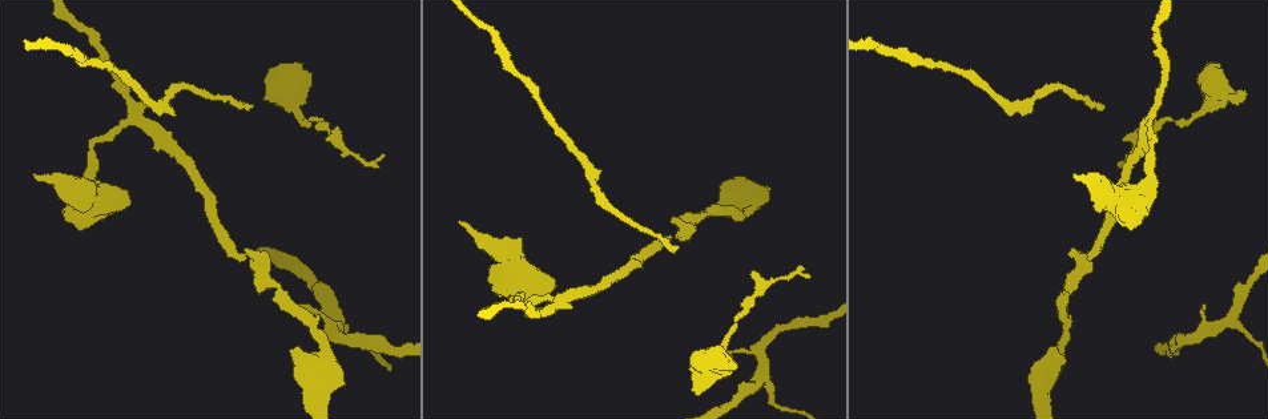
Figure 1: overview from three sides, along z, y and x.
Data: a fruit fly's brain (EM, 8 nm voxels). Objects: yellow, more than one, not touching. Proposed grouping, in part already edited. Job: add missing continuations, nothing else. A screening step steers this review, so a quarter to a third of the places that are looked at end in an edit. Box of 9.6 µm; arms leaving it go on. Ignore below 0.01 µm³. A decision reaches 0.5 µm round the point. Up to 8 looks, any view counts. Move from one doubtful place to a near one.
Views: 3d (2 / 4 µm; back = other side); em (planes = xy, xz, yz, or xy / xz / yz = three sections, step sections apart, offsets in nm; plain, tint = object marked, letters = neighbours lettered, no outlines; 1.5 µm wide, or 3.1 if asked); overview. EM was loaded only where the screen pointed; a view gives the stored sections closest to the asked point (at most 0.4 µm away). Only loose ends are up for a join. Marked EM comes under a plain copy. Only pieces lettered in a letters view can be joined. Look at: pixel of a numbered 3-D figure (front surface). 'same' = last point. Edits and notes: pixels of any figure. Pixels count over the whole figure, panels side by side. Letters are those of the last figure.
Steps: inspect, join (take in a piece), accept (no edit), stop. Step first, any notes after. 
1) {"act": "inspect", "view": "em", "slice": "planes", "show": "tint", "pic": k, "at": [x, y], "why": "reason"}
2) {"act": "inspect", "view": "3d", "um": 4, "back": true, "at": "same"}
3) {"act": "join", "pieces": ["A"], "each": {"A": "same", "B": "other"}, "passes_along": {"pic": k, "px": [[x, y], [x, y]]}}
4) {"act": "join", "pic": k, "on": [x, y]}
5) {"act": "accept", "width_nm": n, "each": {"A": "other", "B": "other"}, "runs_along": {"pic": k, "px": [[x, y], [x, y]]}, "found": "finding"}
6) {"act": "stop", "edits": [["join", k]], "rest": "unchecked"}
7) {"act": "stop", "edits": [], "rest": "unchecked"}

{"act": "inspect", "view": "em", "slice": "yz", "step": 4, "show": "letters", "pic": 1, "at": [1100, 105], "why": "end of a long branch"}

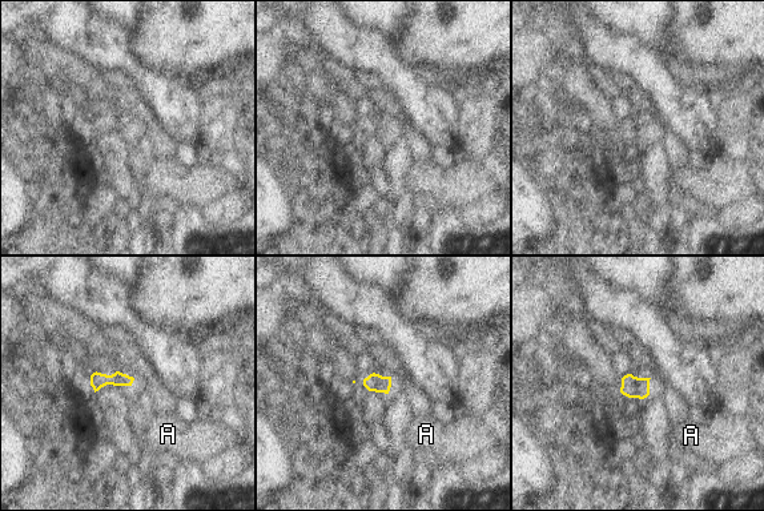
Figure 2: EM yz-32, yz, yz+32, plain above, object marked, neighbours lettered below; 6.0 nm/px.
{"act": "inspect", "view": "em", "slice": "planes", "show": "letters", "at": "same", "why": "another direction"}

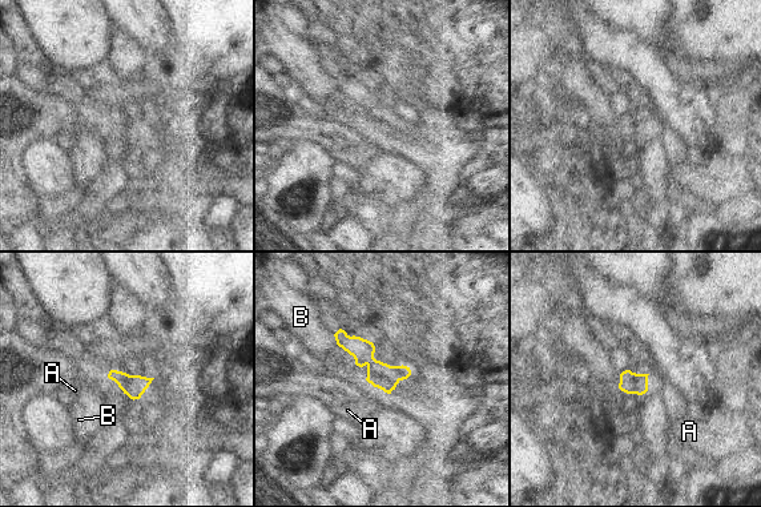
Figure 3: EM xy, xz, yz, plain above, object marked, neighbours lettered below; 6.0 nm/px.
{"act": "accept", "width_nm": 130, "each": {"A": "other", "B": "other"}, "border": {"pic": 3, "px": [[648, 374], [647, 390]]}, "found": "no lettered piece goes on from it"}

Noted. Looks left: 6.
{"act": "inspect", "view": "3d", "um": 4, "pic": 1, "at": [1243, 90]}

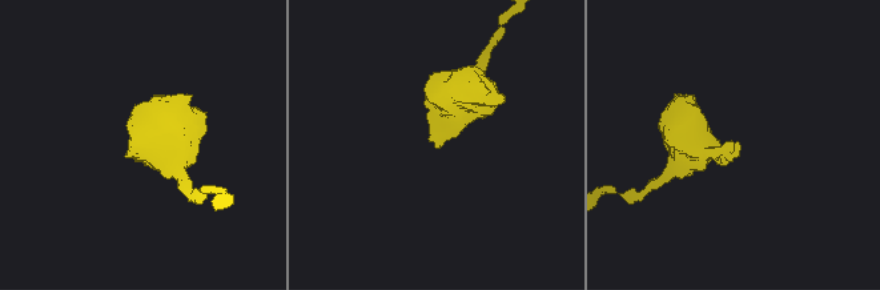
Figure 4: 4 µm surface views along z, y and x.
{"act": "inspect", "view": "em", "slice": "planes", "show": "letters", "pic": 4, "at": [436, 147]}

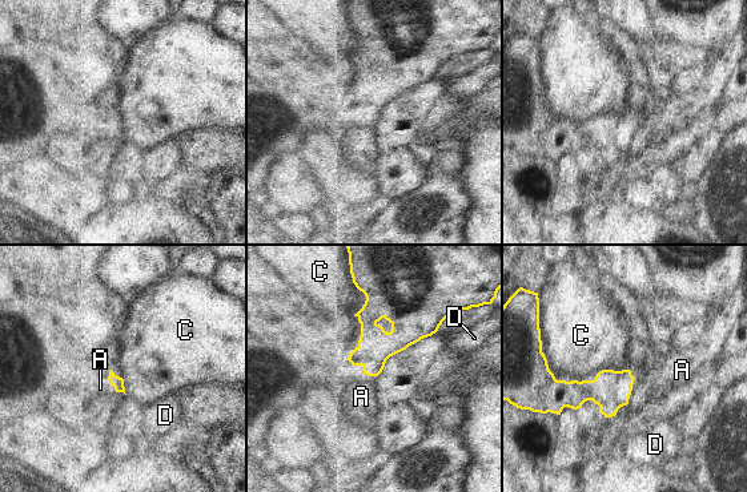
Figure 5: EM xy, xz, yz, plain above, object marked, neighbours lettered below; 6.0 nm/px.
{"act": "accept", "each": {"A": "other", "C": "other", "D": "other"}, "border": {"pic": 5, "px": [[541, 346], [557, 379], [634, 378]]}, "found": "none of them fits"}

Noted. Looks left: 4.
{"act": "inspect", "view": "3d", "um": 2, "pic": 1, "at": [1206, 307], "why": "tapers out"}

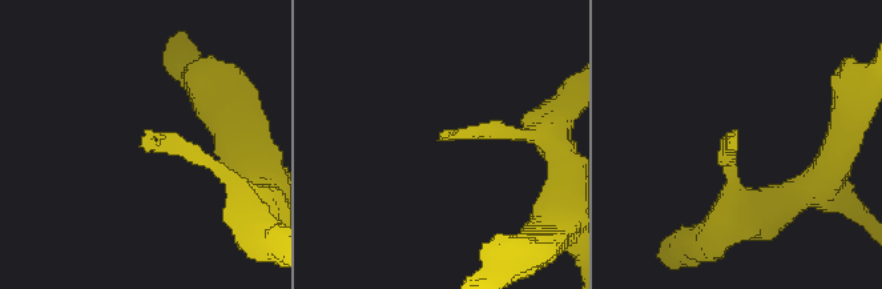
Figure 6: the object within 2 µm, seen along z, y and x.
{"act": "inspect", "view": "em", "slice": "planes", "show": "letters", "pic": 6, "at": [733, 142]}

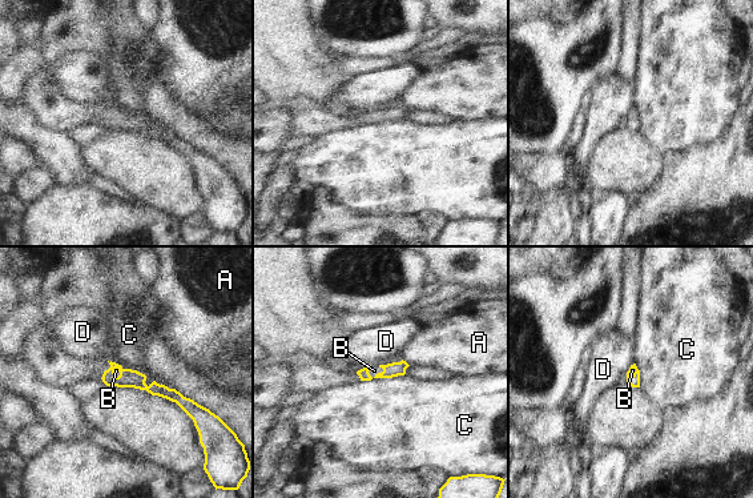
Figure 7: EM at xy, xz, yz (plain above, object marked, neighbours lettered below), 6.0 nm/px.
{"act": "join", "pieces": ["B"], "each": {"A": "other", "B": "same", "C": "other", "D": "other"}, "found": "the neuron continues"}

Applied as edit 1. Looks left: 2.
{"act": "stop", "edits": [["join", 7]], "rest": "unchecked"}

